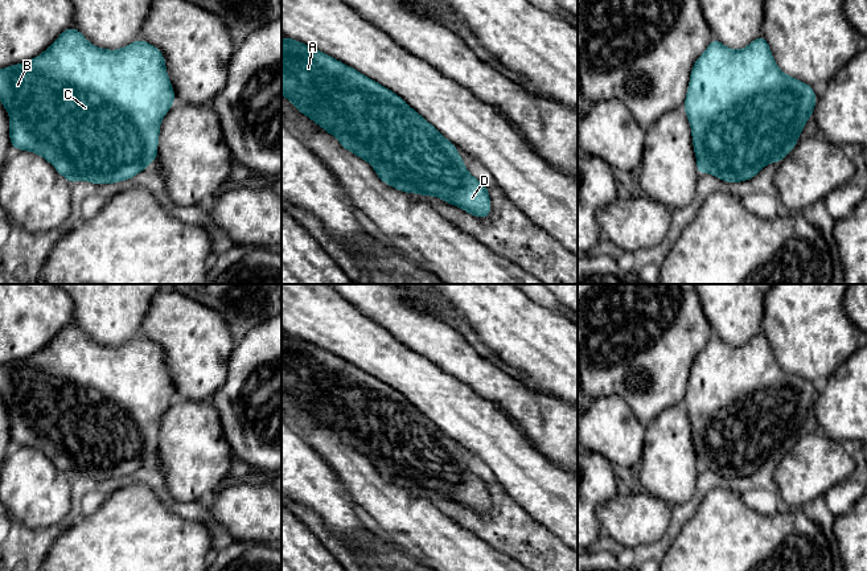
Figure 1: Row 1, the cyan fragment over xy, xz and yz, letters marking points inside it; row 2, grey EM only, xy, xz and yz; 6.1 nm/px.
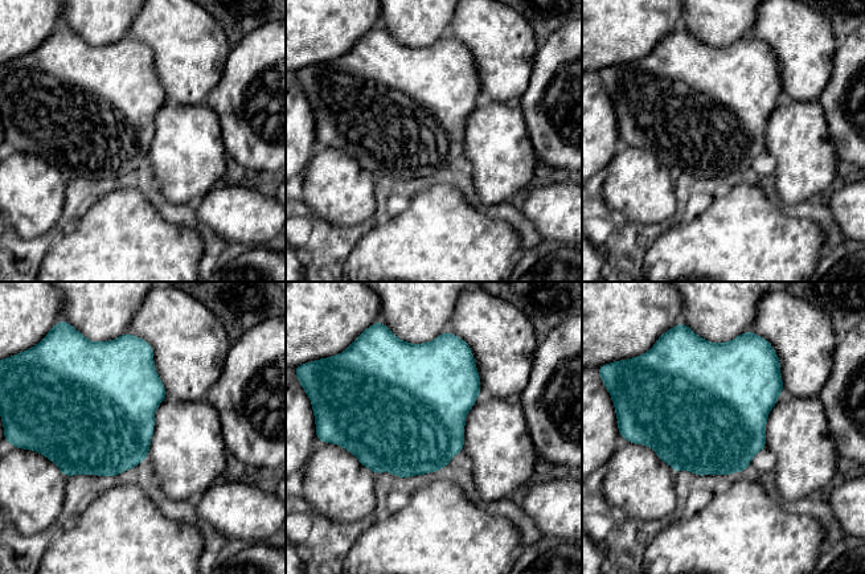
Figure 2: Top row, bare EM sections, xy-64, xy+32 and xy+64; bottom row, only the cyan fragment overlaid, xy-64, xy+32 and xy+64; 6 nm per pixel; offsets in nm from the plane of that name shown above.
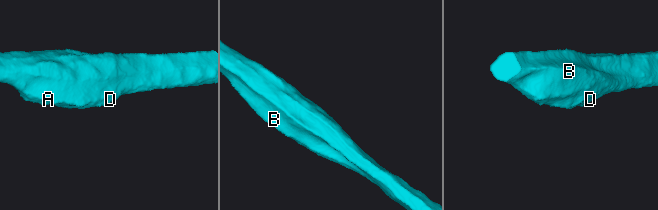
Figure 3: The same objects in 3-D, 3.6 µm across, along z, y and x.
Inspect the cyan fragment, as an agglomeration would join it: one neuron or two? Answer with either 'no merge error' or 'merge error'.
no merge error

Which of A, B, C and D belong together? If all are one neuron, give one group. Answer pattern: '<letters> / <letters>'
A B C D

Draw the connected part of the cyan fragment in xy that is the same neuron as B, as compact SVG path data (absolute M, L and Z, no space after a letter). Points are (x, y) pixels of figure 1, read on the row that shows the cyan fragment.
M67 28L45 52L36 58L0 69L0 102L9 114L11 147L17 148L20 152L30 151L42 156L70 184L79 180L86 180L90 184L115 184L118 181L133 178L139 172L147 169L151 161L157 160L161 119L168 114L174 100L176 96L167 73L163 53L156 46L140 38L122 49L108 50L96 48L89 42L75 28Z

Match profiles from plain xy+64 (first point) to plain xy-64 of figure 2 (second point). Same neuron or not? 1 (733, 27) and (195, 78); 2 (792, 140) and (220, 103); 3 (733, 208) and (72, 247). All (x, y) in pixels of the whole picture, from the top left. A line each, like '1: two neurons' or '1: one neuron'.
1: two neurons
2: two neurons
3: one neuron

